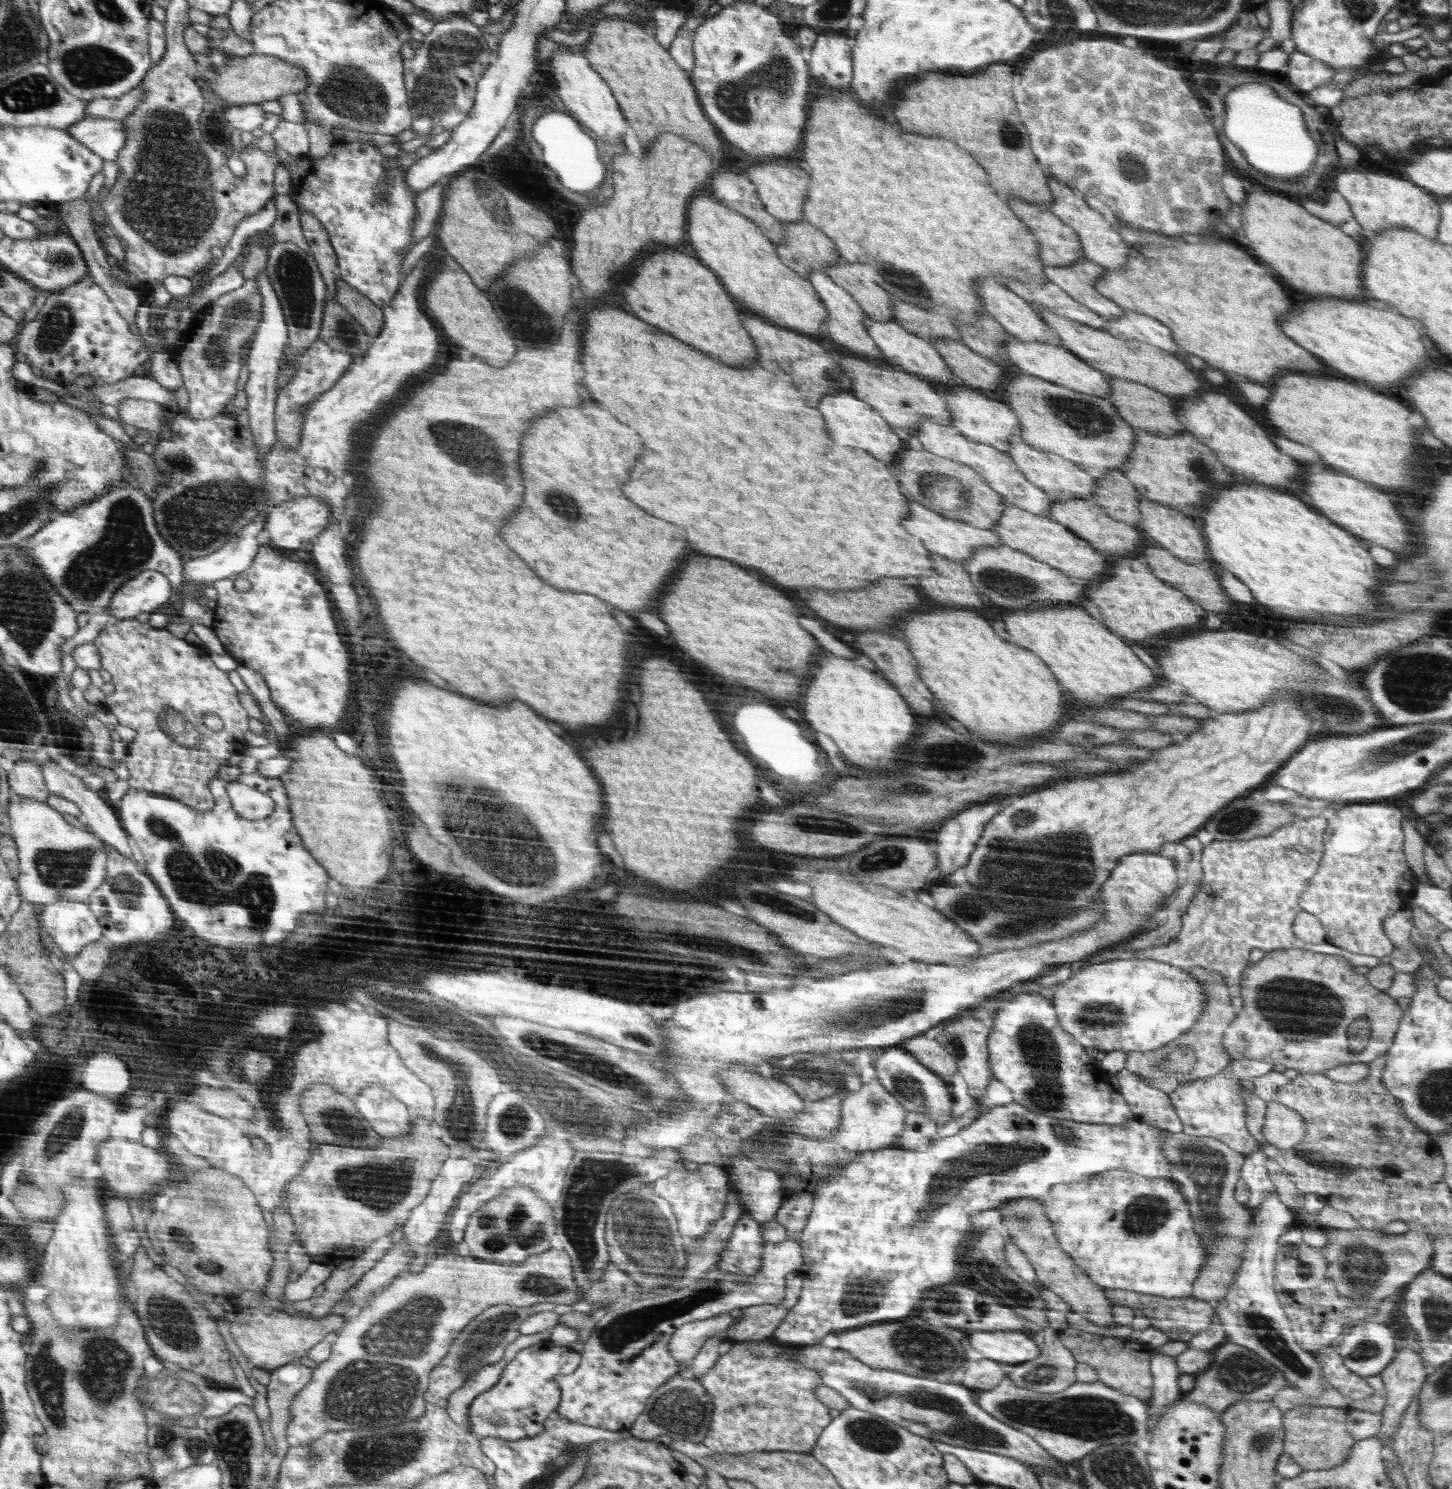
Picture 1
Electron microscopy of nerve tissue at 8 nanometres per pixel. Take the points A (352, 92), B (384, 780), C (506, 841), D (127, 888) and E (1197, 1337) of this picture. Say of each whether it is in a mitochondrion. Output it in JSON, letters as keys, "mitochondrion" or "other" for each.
{"A":"mitochondrion","B":"other","C":"mitochondrion","D":"mitochondrion","E":"other"}

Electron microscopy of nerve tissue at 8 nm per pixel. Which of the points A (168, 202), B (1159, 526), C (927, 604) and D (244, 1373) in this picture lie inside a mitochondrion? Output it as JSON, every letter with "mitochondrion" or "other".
{"A":"mitochondrion","B":"other","C":"other","D":"other"}

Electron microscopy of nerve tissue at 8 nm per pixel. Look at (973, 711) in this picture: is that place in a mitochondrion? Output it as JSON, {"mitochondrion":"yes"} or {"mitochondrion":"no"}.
{"mitochondrion":"no"}

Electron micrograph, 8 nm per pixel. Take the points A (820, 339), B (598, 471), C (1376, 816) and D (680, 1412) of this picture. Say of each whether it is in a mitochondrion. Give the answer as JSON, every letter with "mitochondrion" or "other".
{"A":"other","B":"other","C":"other","D":"mitochondrion"}

